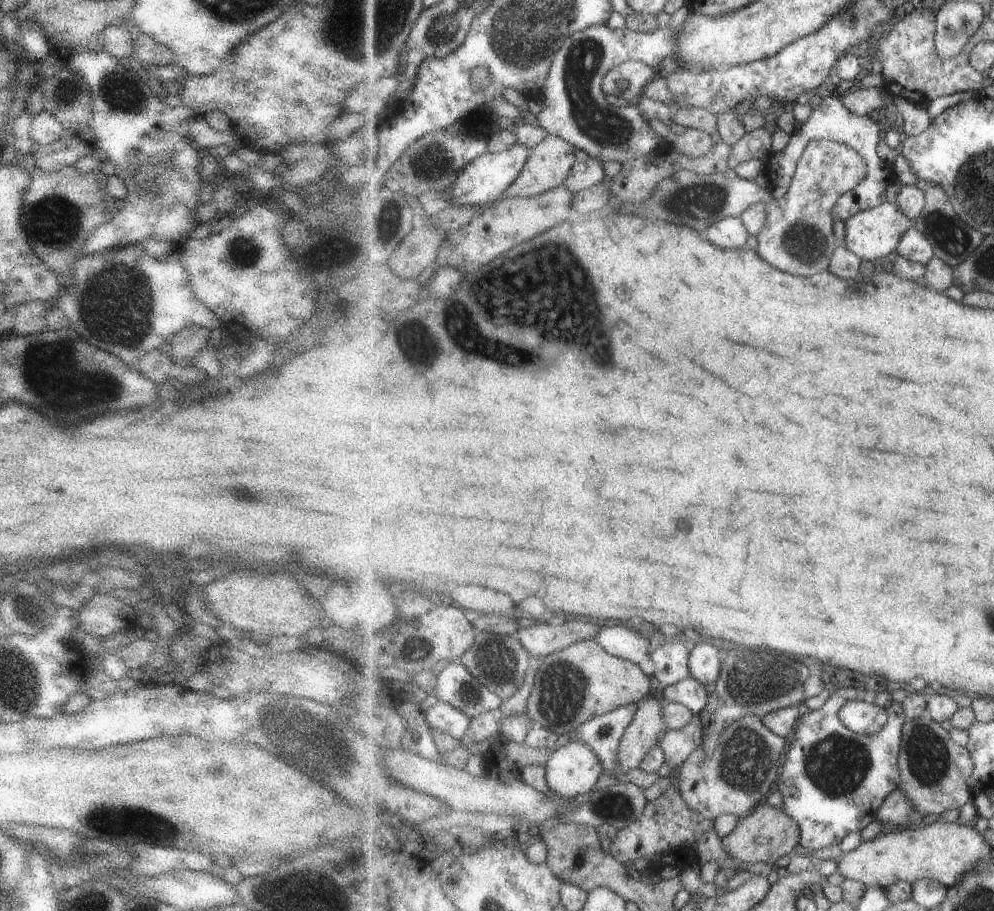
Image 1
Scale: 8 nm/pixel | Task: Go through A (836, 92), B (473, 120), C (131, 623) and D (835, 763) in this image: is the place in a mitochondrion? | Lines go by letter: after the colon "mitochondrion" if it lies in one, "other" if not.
A: other
B: mitochondrion
C: other
D: mitochondrion

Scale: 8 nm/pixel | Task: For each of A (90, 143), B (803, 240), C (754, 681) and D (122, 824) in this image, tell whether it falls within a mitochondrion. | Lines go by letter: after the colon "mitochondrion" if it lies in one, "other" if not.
A: other
B: mitochondrion
C: mitochondrion
D: mitochondrion

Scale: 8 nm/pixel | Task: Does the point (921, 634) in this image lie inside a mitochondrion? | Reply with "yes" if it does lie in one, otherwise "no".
no

